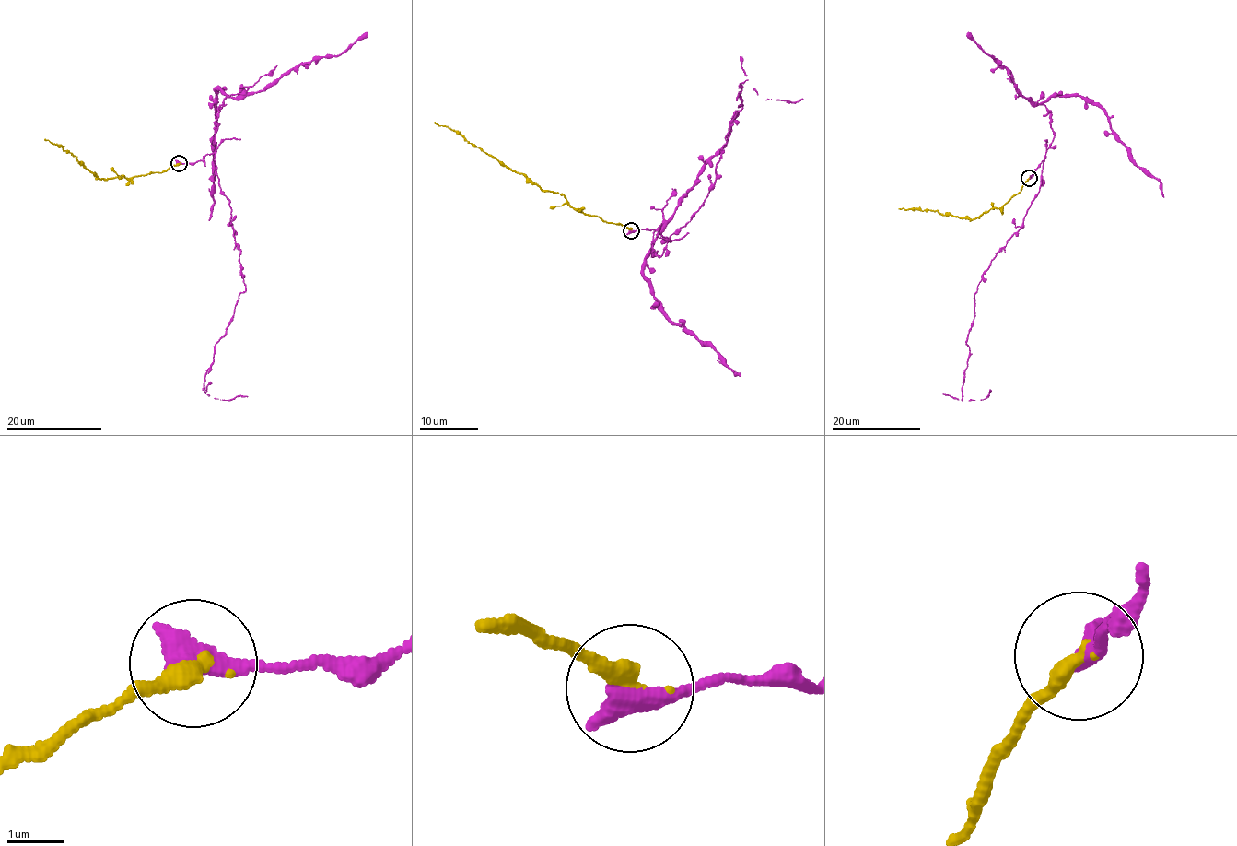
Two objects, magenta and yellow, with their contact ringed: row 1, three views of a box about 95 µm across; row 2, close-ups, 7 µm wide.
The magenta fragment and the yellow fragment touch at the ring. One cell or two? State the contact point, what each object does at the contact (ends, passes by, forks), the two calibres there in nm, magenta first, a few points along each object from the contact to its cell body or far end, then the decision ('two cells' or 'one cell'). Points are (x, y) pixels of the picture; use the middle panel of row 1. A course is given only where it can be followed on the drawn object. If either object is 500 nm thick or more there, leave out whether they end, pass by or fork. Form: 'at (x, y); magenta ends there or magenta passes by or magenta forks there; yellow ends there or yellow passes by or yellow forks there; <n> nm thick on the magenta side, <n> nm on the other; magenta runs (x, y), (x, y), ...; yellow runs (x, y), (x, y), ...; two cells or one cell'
at (631, 230); magenta ends there; yellow ends there; 480 nm thick on the magenta side, 340 nm on the other; magenta runs (631, 229), (670, 237), (694, 216), (742, 106), (739, 84), (766, 99), (803, 99); yellow runs (631, 229), (579, 213), (564, 195), (541, 190), (520, 173), (460, 134), (434, 122); two cells

